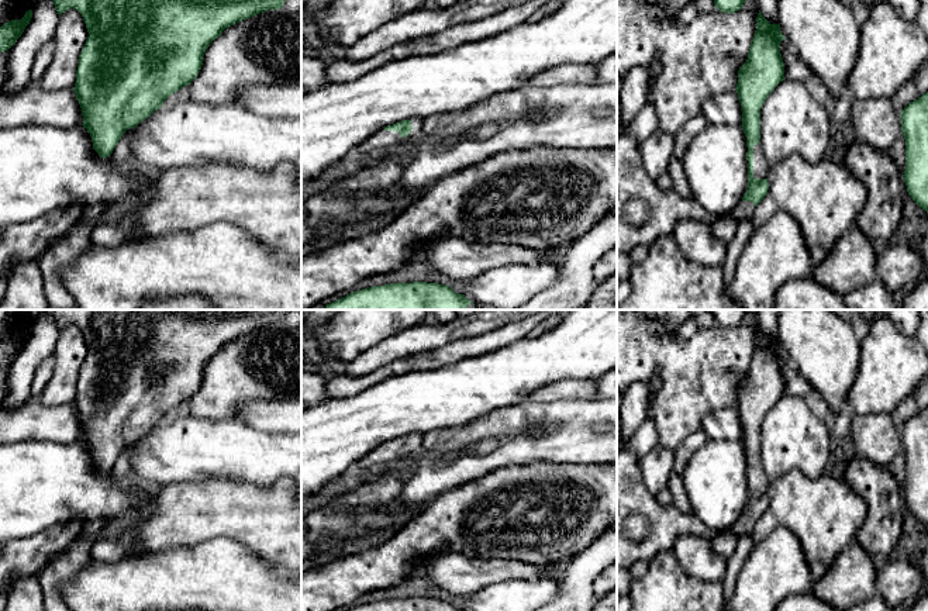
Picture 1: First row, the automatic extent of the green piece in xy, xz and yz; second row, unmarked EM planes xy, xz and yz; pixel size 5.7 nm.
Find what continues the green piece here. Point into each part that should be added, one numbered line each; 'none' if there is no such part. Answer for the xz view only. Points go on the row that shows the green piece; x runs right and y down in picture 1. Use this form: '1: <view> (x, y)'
1: xz (382, 140)

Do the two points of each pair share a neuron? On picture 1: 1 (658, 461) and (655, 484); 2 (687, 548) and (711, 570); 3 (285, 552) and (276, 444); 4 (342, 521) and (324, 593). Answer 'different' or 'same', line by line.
1: same
2: same
3: different
4: different

